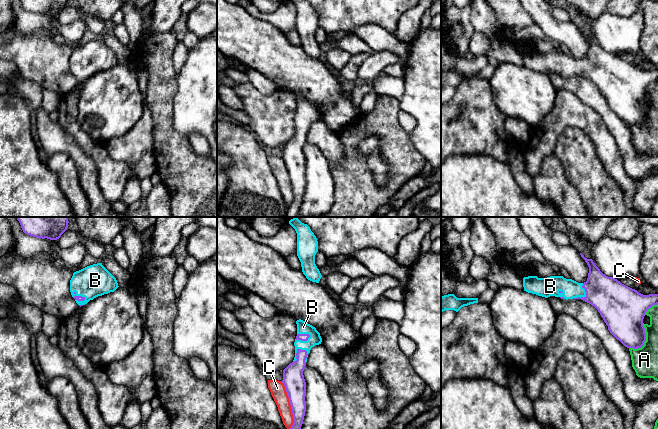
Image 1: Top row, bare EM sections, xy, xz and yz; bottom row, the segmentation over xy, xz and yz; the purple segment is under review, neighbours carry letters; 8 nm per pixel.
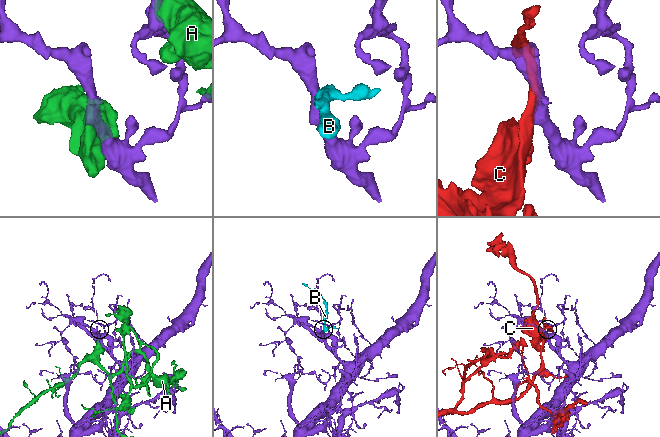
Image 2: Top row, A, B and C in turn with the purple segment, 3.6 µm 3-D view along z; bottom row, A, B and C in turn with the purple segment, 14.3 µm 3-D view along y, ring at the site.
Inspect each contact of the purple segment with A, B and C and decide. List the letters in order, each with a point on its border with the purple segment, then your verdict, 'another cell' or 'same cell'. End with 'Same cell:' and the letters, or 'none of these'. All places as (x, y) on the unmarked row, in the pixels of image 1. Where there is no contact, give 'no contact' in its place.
A: meets purple in yz at (645, 116); another cell
B: meets purple in xz at (297, 127); same cell
C: meets purple in xz at (290, 180); another cell
Same cell: B

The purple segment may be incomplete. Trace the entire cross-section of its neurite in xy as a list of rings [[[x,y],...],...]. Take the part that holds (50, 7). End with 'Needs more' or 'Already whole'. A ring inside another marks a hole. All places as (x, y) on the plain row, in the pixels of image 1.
[[[20,0],[23,8],[27,11],[57,16],[67,6],[68,0]]]. Already whole

